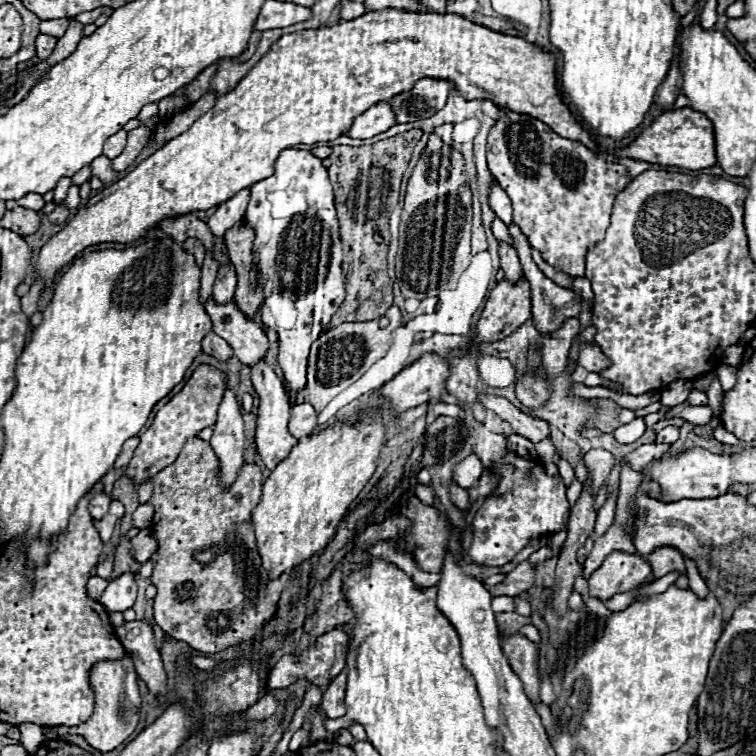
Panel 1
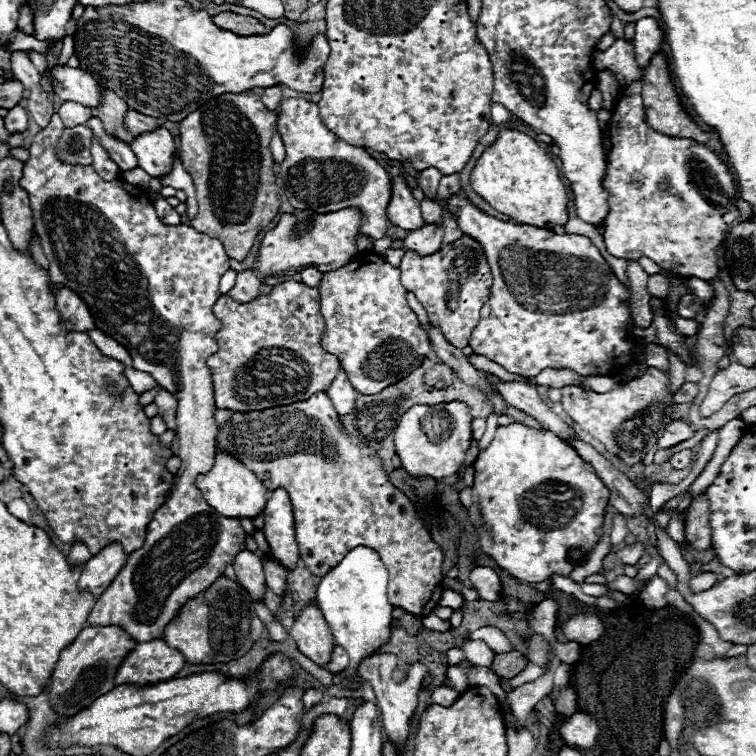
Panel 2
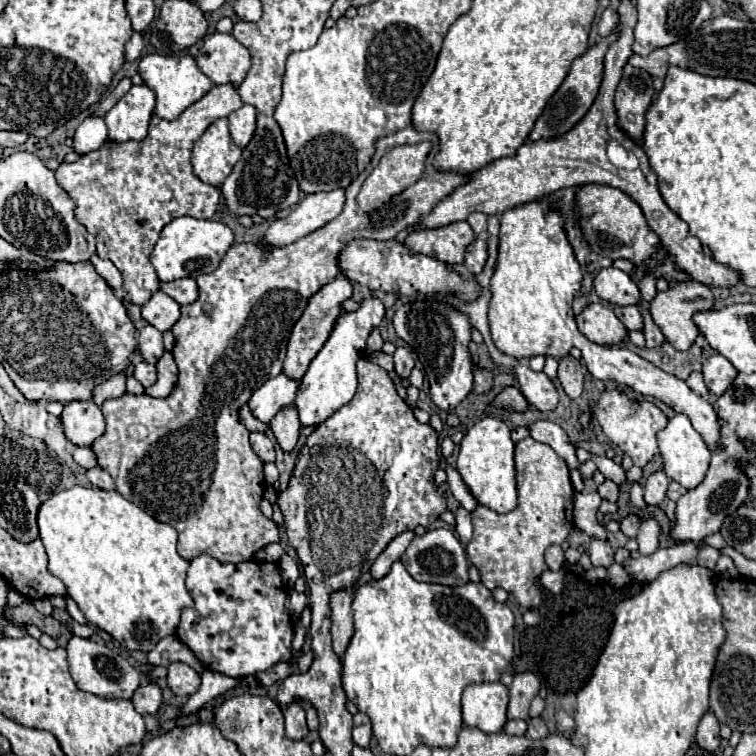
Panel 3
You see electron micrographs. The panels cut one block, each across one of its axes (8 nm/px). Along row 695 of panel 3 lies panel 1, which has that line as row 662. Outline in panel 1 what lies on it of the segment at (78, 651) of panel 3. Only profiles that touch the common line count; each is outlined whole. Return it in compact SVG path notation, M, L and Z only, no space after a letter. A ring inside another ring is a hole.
M130 654L120 660L100 660L88 672L88 682L94 692L94 714L88 722L80 726L57 726L54 731L58 737L64 734L78 734L82 736L92 748L110 752L120 746L136 728L138 724L138 710L140 710L140 694L138 694L138 676L132 664Z

